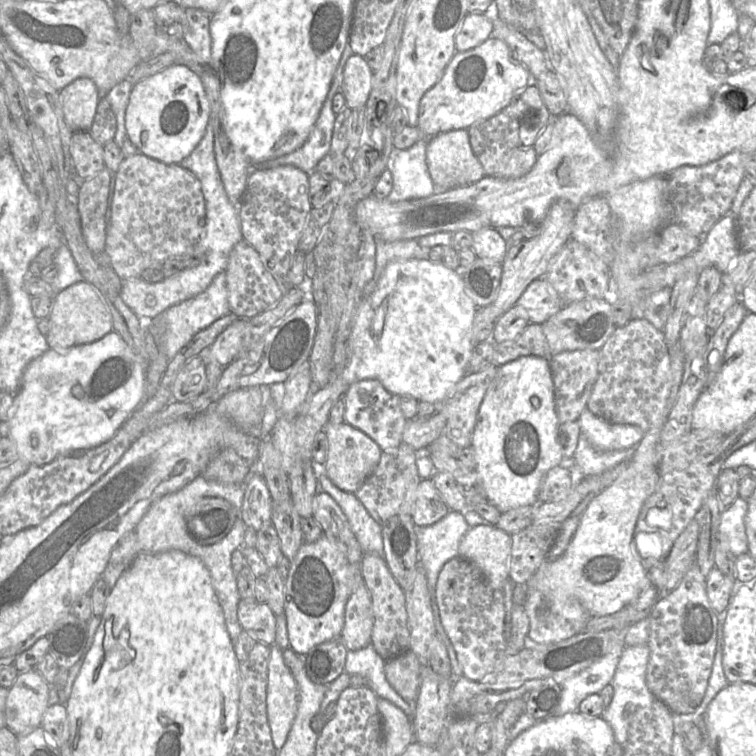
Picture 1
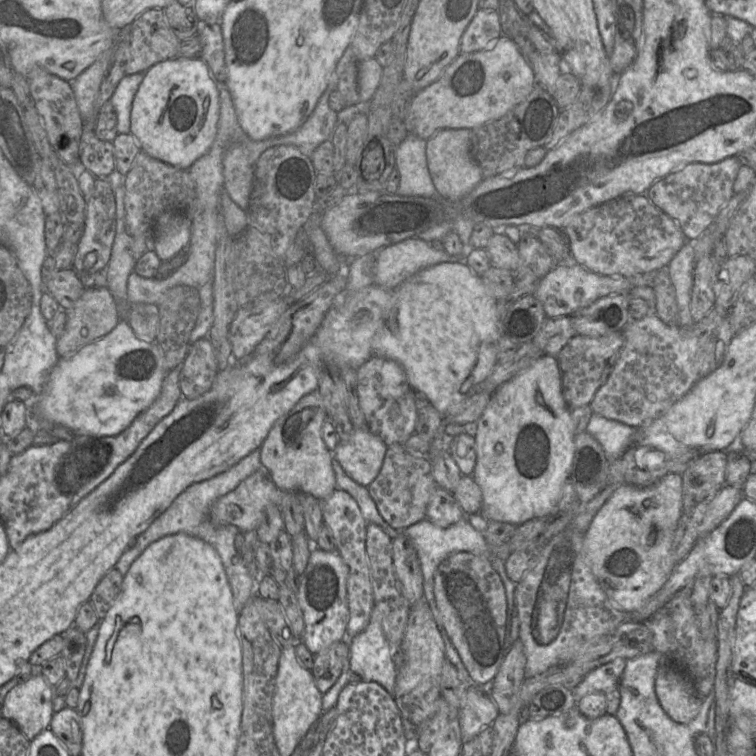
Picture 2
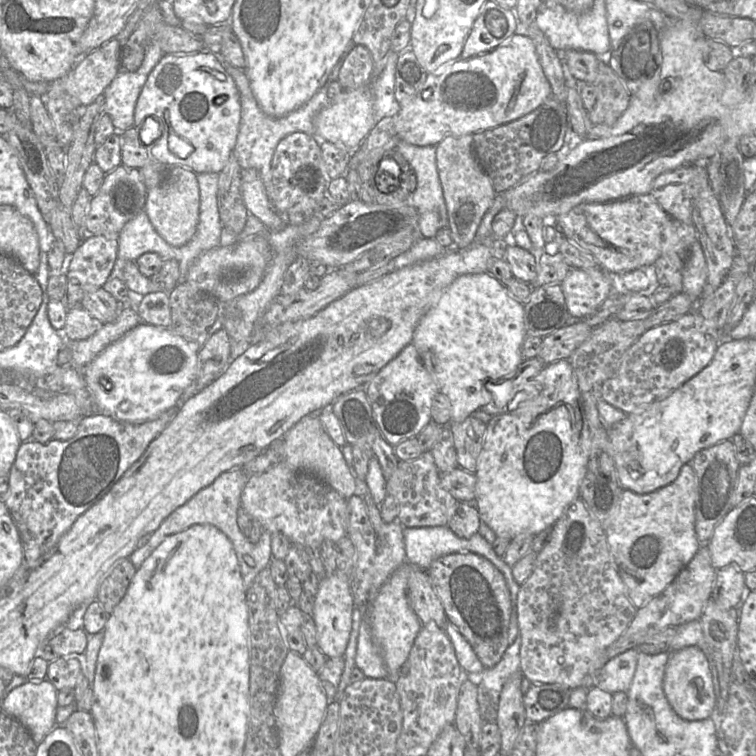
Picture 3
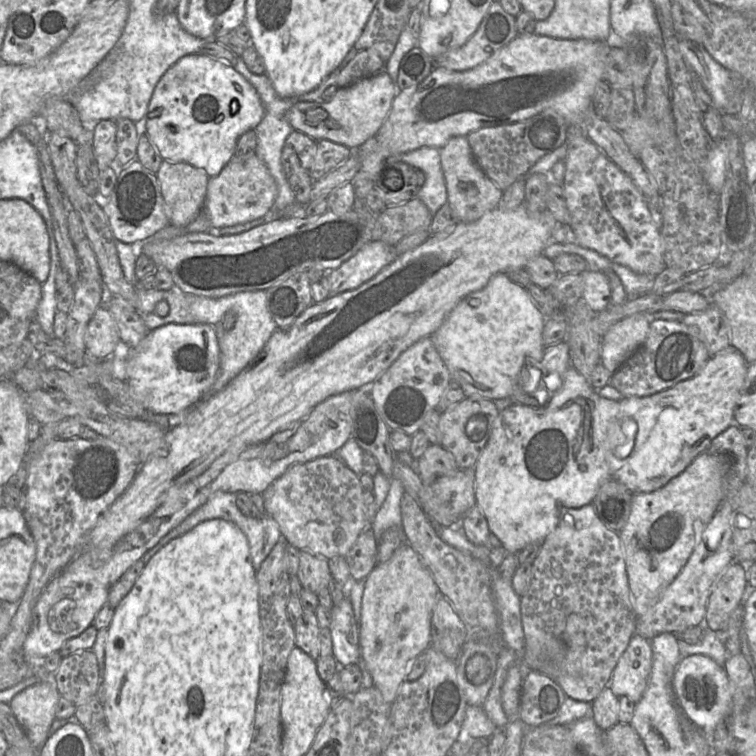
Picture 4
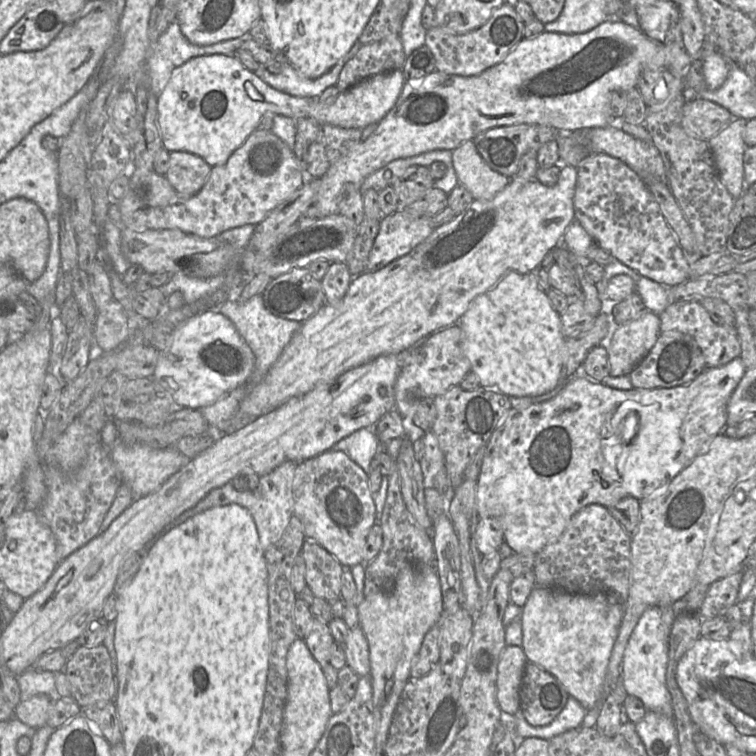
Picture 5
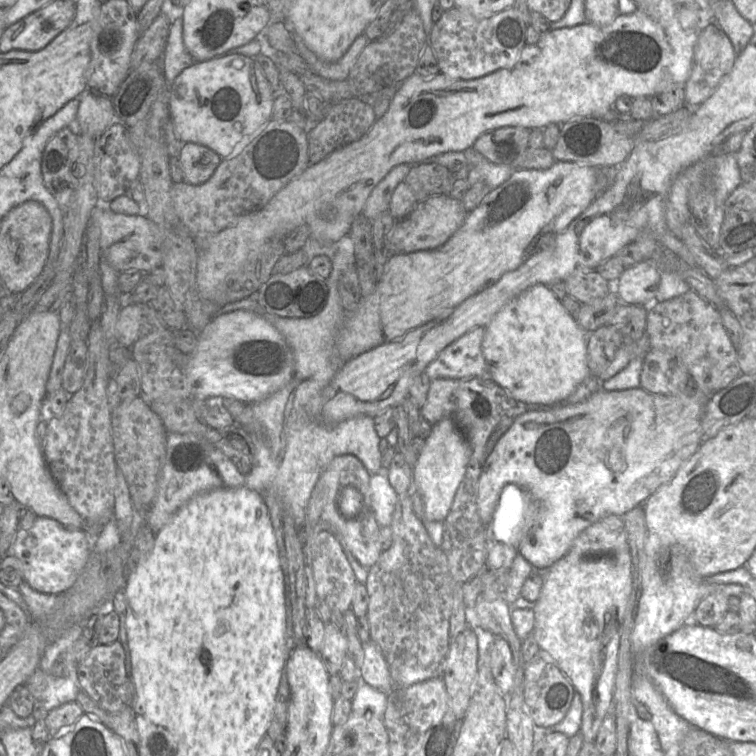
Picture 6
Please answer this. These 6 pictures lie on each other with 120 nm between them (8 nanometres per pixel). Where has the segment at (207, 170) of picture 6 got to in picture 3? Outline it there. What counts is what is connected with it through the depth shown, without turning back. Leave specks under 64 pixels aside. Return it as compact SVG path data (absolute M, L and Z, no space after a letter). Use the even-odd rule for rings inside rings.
M166 166L161 183L147 190L144 207L153 228L171 246L181 247L196 232L199 221L200 192L197 174L184 166Z

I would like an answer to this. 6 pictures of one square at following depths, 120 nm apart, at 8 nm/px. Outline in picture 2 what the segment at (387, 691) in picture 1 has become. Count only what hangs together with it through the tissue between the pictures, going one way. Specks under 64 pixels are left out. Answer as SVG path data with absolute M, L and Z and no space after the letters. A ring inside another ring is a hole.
M373 607L367 627L350 640L350 671L358 674L363 681L376 682L394 696L397 667L394 661L394 648L389 645L382 630L382 615Z

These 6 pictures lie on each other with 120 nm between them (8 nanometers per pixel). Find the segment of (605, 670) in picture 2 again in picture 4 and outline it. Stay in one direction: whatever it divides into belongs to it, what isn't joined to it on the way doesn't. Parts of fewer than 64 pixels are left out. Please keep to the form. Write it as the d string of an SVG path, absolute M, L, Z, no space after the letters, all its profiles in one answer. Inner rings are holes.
M634 634L619 658L607 687L616 696L627 696L637 703L647 687L651 668L650 640Z

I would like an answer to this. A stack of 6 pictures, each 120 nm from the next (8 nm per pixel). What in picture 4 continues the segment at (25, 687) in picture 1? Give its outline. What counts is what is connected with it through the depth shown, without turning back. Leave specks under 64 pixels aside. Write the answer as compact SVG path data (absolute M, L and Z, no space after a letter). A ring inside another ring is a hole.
M41 681L21 691L9 702L16 719L37 749L50 735L59 697L56 685Z

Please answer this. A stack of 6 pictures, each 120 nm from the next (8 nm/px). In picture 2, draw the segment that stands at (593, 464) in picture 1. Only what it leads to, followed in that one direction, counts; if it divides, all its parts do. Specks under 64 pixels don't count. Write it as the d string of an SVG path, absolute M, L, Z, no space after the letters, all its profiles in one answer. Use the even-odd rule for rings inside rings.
M593 413L586 427L602 446L608 460L616 460L635 444L637 429Z

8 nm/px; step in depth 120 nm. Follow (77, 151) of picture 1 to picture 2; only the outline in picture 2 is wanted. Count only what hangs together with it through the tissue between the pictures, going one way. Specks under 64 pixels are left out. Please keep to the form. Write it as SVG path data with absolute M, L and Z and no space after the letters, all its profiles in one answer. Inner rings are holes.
M83 127L79 144L79 162L97 178L106 178L115 170L113 144L96 137L93 129Z

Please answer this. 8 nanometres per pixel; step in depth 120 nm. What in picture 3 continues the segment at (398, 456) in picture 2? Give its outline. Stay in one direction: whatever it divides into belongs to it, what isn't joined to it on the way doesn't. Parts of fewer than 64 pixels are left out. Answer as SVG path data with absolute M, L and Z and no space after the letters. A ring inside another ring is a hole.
M430 451L414 459L399 460L386 481L386 491L395 499L403 527L447 526L460 503L442 486L440 471Z

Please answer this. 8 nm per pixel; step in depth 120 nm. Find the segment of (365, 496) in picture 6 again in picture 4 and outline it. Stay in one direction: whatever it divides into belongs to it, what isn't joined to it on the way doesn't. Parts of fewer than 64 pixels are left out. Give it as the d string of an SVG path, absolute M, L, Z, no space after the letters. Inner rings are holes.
M334 454L292 465L262 492L265 510L278 523L282 537L298 550L326 559L345 557L359 535L369 526L363 494L360 476Z

